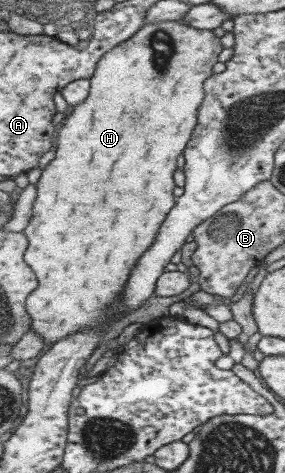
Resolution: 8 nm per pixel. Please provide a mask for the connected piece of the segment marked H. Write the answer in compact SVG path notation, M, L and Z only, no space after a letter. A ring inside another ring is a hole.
M180 20L146 23L129 39L117 44L101 56L101 60L97 63L95 72L90 78L88 97L68 111L68 115L63 121L63 127L57 133L55 158L42 170L36 184L36 199L31 219L22 231L28 239L24 259L38 281L37 289L31 291L27 297L26 308L31 316L31 328L39 333L50 347L67 335L78 333L79 330L85 328L105 329L111 322L115 323L119 320L121 313L117 311L117 308L119 308L121 292L129 280L129 274L131 274L133 266L137 264L139 256L155 242L159 226L175 206L176 198L173 196L173 188L176 185L173 173L178 169L179 155L184 152L185 146L192 139L193 131L197 127L199 105L204 103L205 98L204 84L214 75L213 66L219 62L219 53L224 49L219 39L213 30L197 29Z

